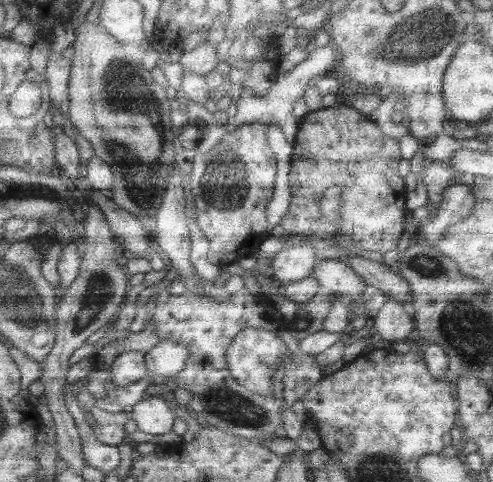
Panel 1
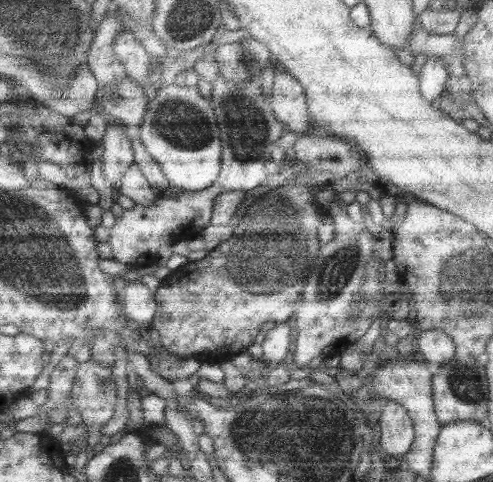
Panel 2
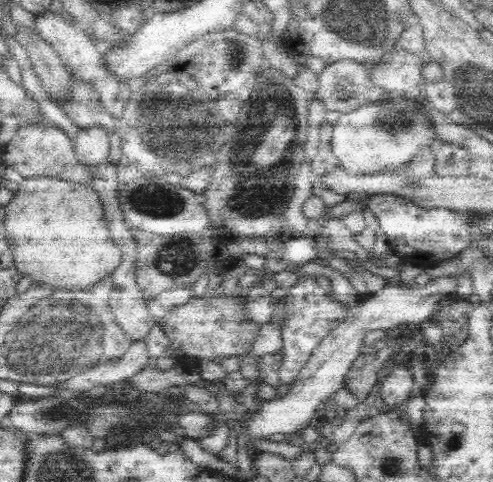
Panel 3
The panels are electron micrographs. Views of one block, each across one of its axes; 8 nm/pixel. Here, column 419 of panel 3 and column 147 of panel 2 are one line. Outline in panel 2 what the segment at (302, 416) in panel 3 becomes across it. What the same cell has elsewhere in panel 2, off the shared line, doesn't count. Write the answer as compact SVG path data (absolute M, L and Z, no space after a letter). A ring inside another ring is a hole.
M127 280L123 284L123 312L127 312L127 320L137 322L139 328L153 326L153 320L159 314L157 294L141 282Z

